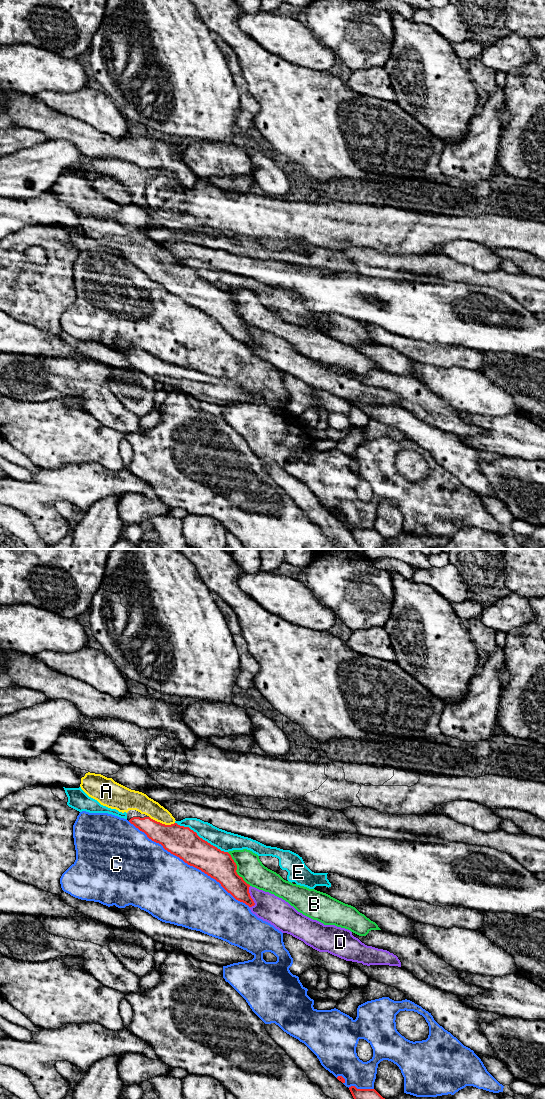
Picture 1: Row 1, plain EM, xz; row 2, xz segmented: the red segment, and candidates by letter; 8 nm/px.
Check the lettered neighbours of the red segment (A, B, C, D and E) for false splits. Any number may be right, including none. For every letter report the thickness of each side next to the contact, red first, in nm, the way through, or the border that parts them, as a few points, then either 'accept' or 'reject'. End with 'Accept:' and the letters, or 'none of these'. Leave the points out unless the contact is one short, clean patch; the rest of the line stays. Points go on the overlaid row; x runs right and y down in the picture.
A: 240/150 nm | across xz (181, 841), (161, 823), (139, 801) | accept
B: 240/200 nm | reject
C: 240/480 nm | reject
D: 160/220 nm | reject
E: 240/160 nm | reject
Accept: A

